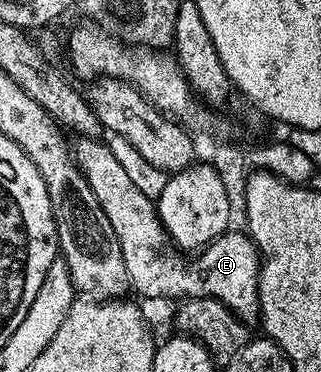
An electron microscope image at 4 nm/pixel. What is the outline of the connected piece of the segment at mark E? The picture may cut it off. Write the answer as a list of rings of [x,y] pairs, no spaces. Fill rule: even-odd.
[[[76,137],[73,157],[85,180],[97,196],[97,204],[109,216],[113,232],[121,244],[121,256],[125,256],[127,281],[132,291],[147,298],[216,298],[221,300],[237,317],[251,324],[259,318],[259,250],[246,233],[228,232],[214,238],[194,256],[180,256],[167,236],[167,229],[159,219],[156,203],[129,180],[120,161],[113,156],[108,143],[99,138]]]

